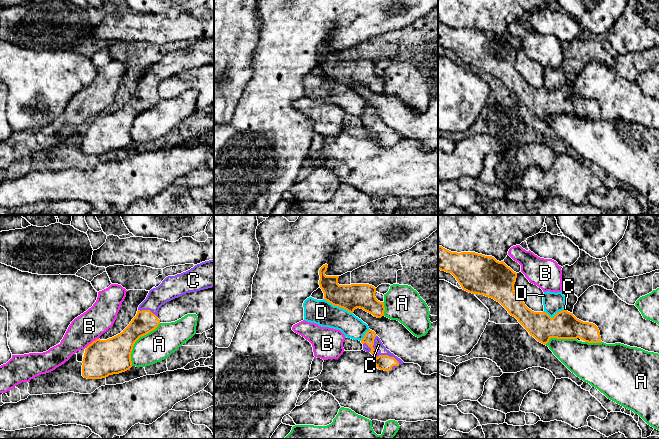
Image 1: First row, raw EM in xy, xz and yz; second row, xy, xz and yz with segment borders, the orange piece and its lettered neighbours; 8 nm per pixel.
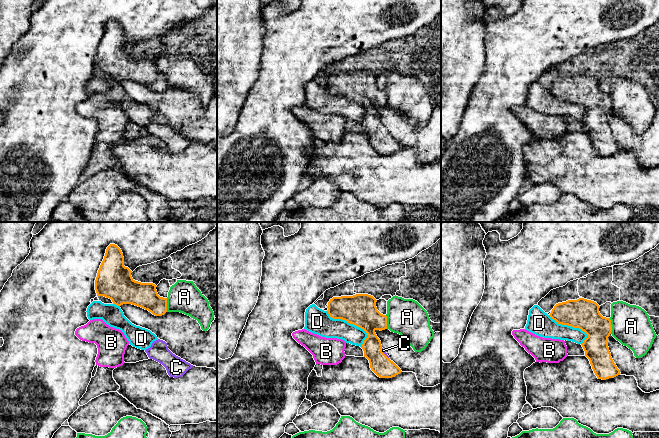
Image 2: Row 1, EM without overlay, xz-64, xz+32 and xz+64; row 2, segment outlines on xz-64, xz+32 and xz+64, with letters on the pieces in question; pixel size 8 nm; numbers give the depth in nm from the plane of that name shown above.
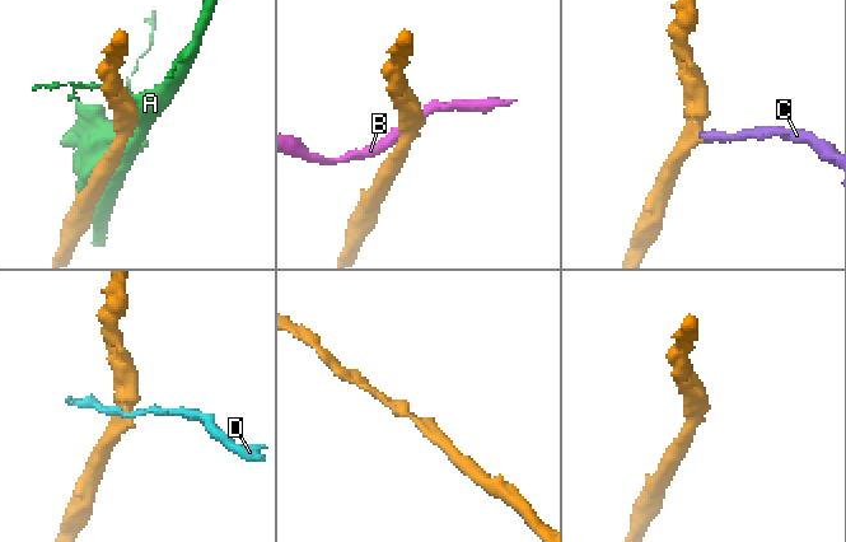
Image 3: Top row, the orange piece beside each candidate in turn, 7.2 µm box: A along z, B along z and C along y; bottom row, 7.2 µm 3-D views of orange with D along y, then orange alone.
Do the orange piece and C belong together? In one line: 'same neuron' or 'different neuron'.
same neuron

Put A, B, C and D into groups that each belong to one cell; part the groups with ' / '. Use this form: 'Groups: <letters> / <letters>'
Groups: A / B / C / D

